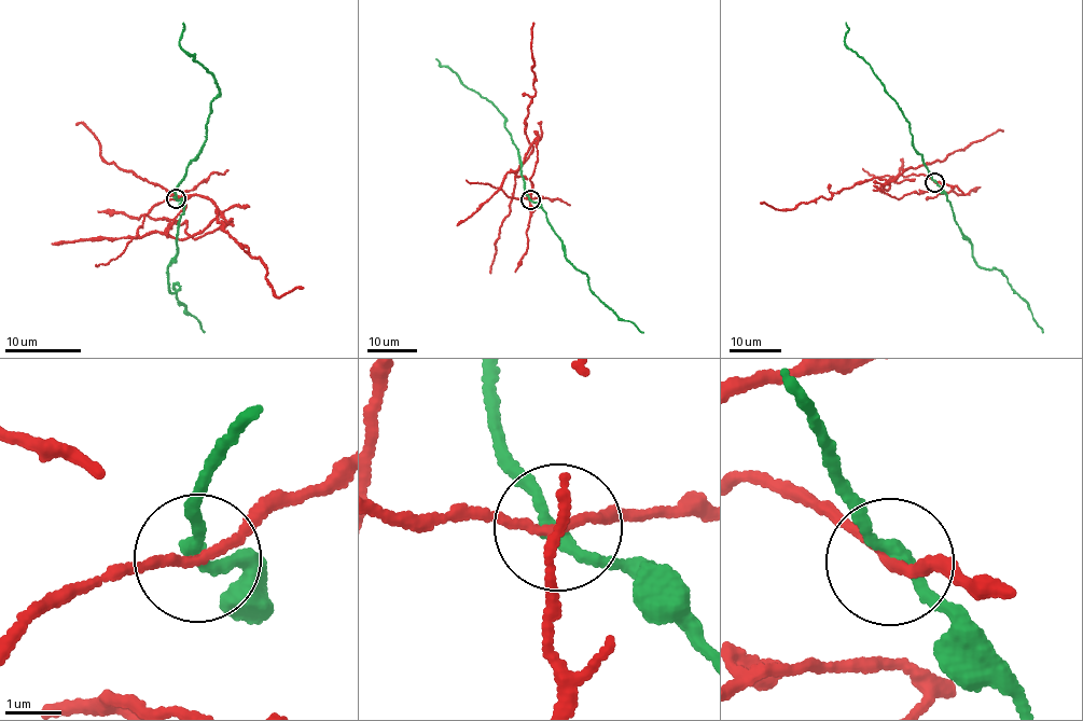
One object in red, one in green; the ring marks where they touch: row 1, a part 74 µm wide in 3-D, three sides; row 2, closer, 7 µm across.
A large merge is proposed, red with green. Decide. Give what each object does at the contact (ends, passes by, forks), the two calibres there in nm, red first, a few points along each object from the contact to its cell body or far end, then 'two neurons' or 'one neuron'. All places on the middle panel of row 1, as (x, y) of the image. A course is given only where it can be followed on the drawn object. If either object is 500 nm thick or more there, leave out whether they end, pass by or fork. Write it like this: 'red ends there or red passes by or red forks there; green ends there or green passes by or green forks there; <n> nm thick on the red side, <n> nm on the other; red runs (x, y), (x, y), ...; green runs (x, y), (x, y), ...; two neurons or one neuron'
red passes by; green passes by; 140 nm thick on the red side, 200 nm on the other; red runs (530, 199), (499, 189), (531, 144), (514, 181), (489, 273); green runs (530, 200), (524, 189), (517, 148), (504, 125), (504, 118), (435, 58); two neurons

